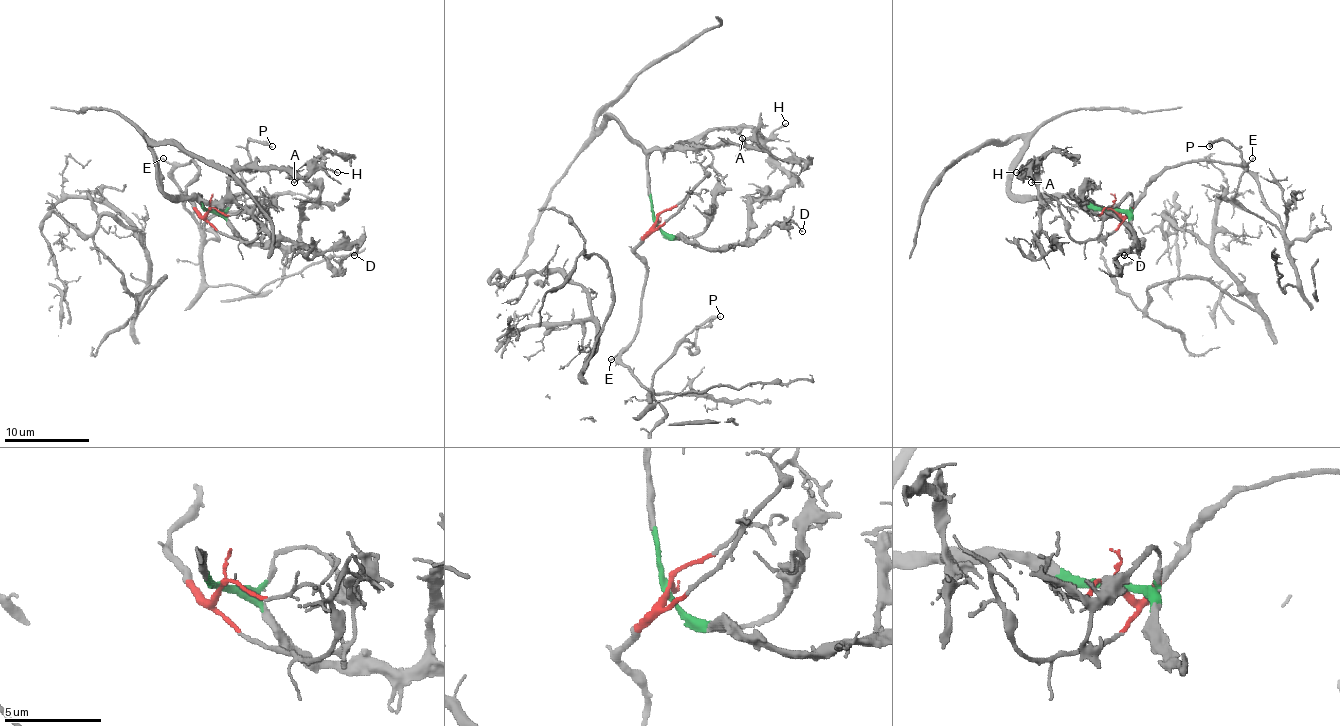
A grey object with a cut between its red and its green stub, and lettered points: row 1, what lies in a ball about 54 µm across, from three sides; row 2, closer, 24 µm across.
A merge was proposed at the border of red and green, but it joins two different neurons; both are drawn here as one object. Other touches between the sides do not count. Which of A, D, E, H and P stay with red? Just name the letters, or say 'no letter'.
E, P

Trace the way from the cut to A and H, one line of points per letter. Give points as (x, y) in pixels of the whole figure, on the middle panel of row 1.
A: (657, 220), (648, 173), (648, 156), (655, 150), (699, 140), (718, 127), (754, 131), (752, 137), (741, 137)
H: (657, 220), (648, 173), (648, 156), (655, 150), (699, 140), (718, 127), (750, 127), (769, 137), (786, 123)

